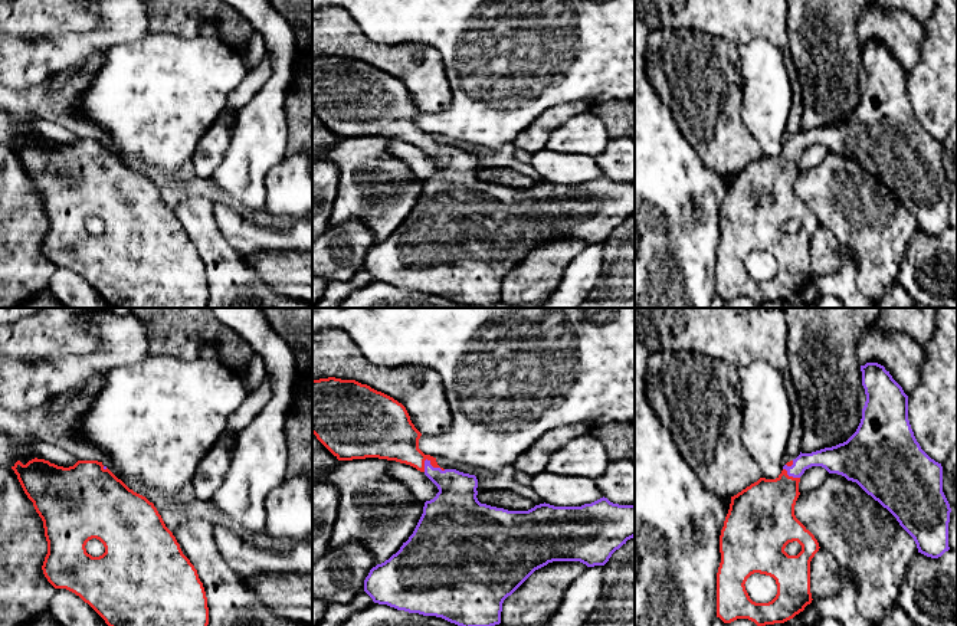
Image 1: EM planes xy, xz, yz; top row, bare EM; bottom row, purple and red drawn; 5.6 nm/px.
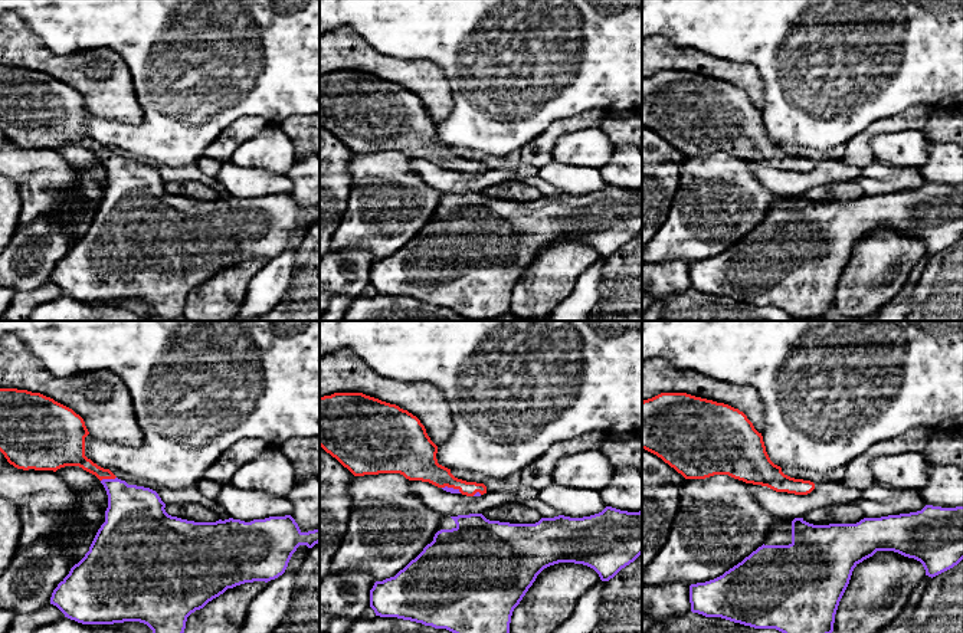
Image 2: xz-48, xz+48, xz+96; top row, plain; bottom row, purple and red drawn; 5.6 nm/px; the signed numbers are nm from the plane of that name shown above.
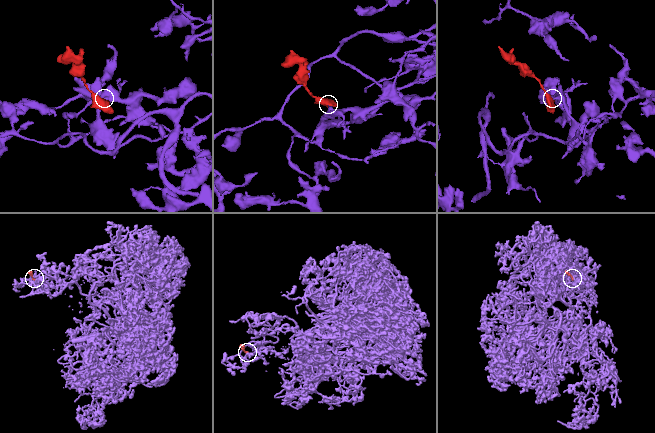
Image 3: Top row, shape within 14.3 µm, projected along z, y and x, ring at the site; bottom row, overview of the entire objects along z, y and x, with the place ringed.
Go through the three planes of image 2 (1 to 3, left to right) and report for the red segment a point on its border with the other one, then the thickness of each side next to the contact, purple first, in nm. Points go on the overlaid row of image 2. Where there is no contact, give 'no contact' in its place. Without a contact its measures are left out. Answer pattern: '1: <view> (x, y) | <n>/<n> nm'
1: xz-48 (108, 479) | 320/140 nm
2: xz+48 (452, 488) | 30/220 nm
3: no contact

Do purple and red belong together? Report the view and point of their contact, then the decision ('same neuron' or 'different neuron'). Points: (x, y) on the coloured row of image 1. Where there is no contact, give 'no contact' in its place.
xz (435, 468) | same neuron

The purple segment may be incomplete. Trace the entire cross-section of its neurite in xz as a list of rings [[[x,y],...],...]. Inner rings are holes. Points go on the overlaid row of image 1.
[[[312,380],[312,433],[338,461],[378,458],[406,463],[423,472],[439,489],[433,499],[425,502],[423,514],[409,540],[366,577],[364,591],[378,604],[442,617],[458,626],[495,626],[501,623],[504,600],[535,570],[553,561],[604,566],[616,550],[635,537],[635,505],[613,504],[604,496],[581,507],[554,507],[544,502],[528,511],[508,511],[481,504],[476,498],[475,475],[440,468],[436,458],[419,449],[422,433],[412,423],[406,407],[355,380]]]

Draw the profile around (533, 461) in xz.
[[[567,425],[544,433],[528,450],[521,453],[514,463],[515,471],[531,476],[545,471],[551,453],[574,437],[591,435],[593,429],[586,425]]]

